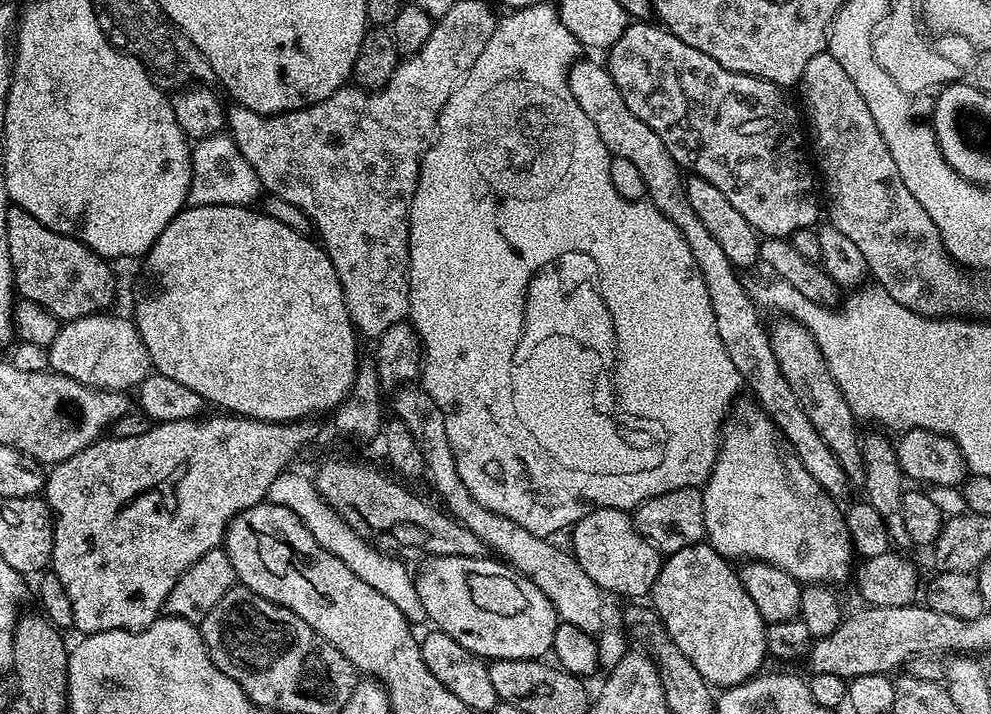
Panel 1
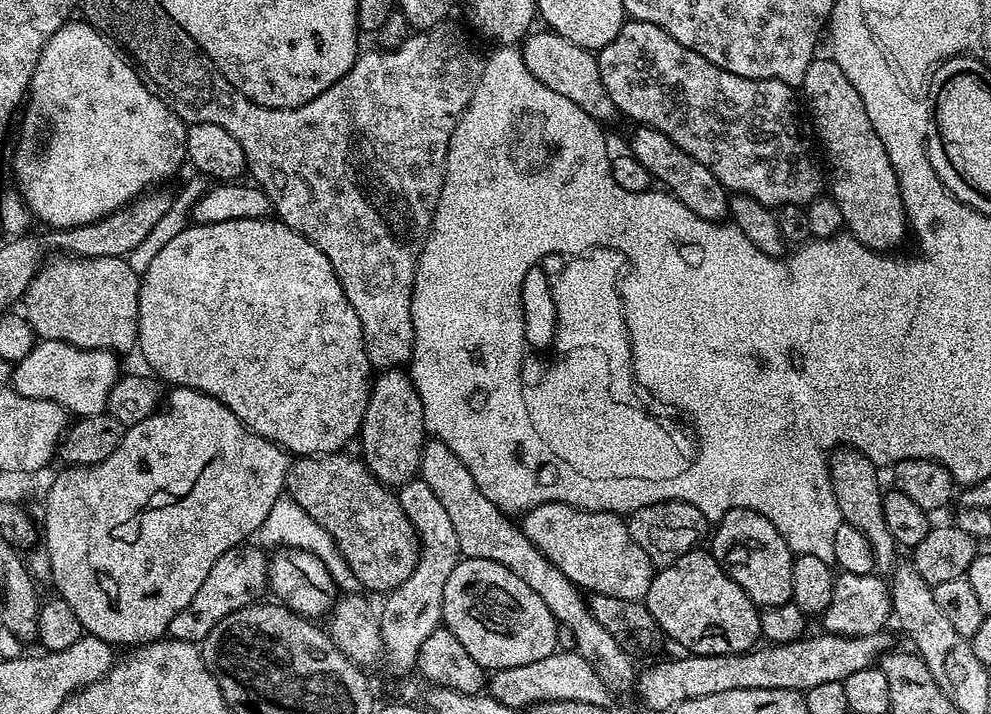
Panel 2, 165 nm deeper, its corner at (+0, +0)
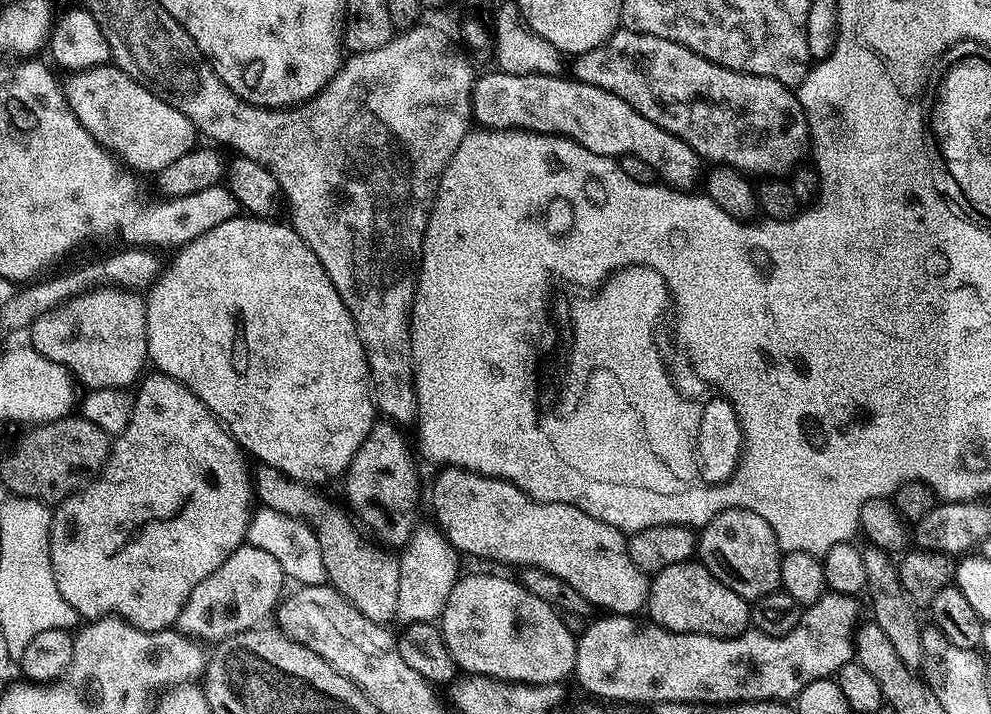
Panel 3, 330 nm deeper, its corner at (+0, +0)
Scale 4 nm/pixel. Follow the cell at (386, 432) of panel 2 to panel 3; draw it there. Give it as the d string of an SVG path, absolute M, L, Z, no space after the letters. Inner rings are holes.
M391 422L373 424L342 480L344 496L348 499L347 511L360 519L359 527L364 527L377 545L392 550L403 549L418 524L416 502L420 494L420 476L416 473L416 460L408 449L408 440L400 432L403 431Z

